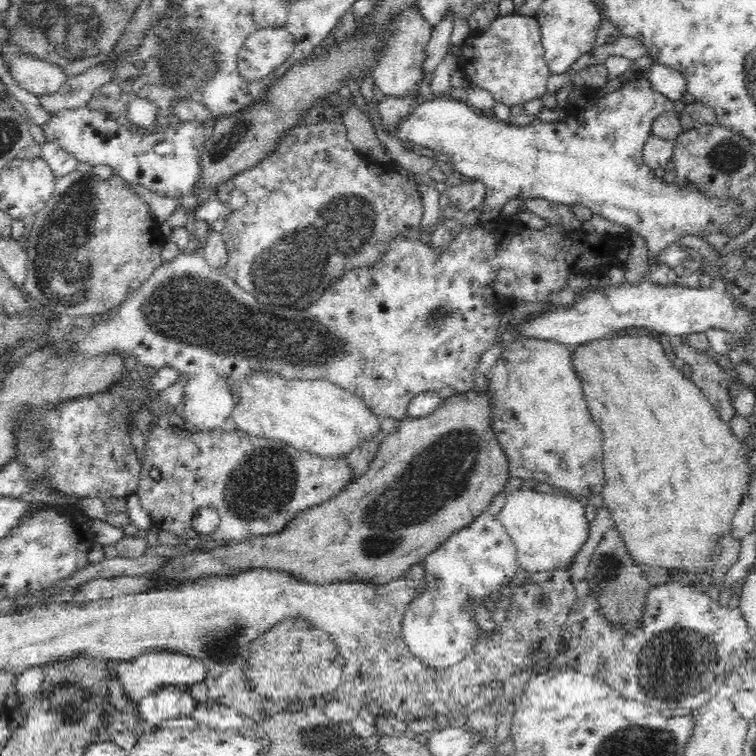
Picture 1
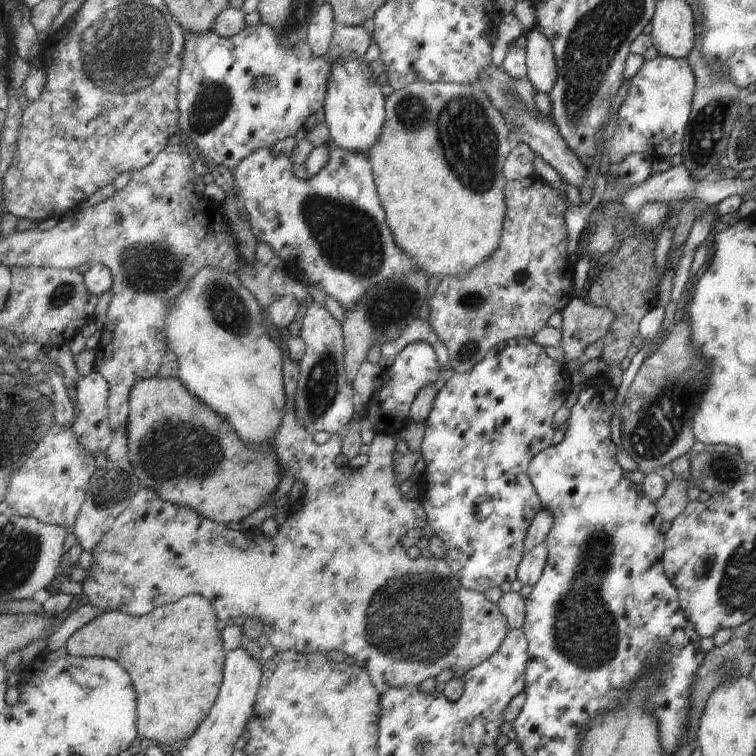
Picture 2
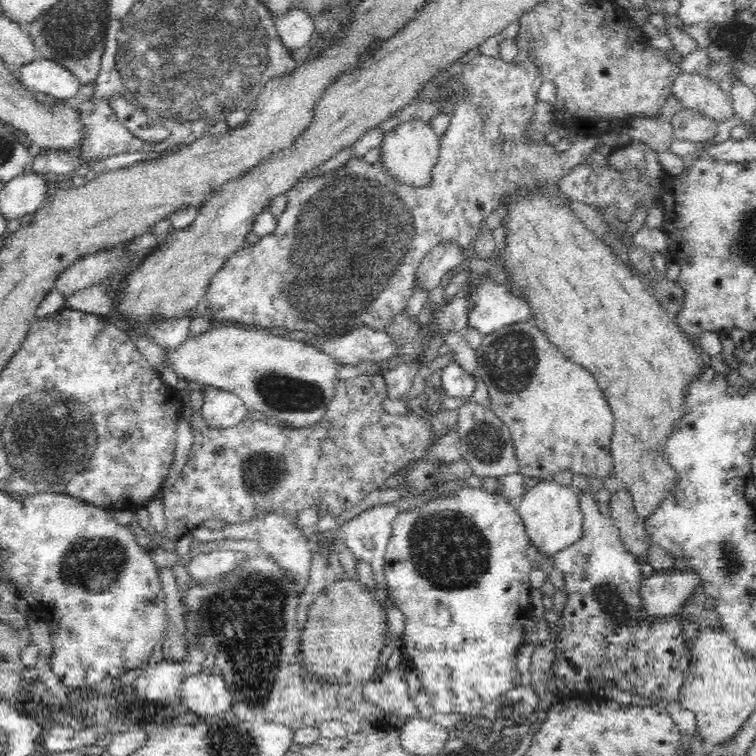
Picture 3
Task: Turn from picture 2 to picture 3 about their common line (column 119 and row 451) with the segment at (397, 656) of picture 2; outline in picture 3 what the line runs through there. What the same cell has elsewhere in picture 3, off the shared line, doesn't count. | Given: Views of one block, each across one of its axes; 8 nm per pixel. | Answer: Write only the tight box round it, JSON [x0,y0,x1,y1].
[474,320,614,481]

